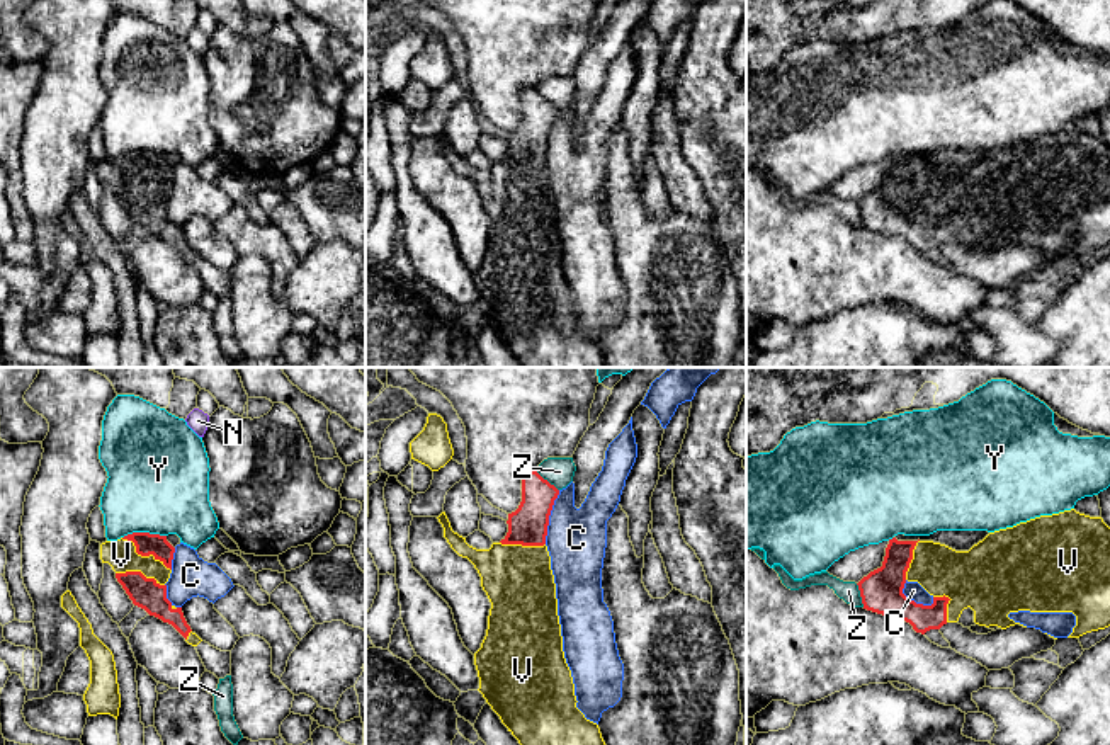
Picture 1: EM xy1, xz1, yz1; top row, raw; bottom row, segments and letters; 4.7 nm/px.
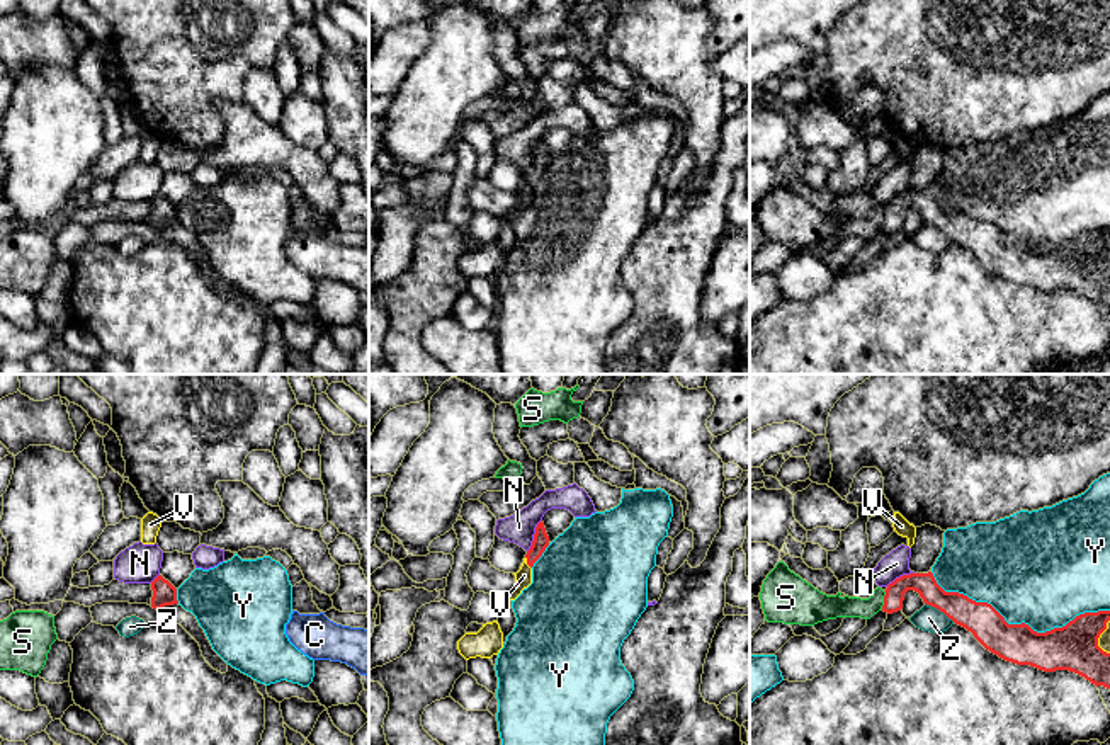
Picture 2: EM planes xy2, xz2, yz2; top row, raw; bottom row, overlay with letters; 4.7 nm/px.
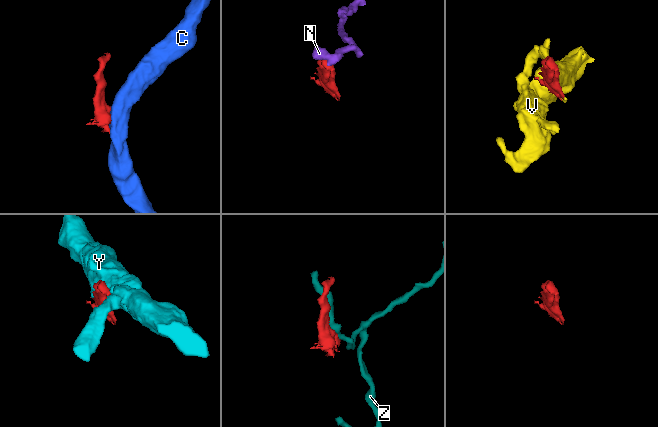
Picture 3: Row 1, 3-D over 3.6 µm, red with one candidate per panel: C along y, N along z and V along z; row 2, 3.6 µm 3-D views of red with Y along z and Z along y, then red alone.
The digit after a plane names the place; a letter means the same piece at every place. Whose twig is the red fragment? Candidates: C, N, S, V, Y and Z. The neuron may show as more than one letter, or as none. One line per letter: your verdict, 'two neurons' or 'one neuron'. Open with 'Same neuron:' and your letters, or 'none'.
Same neuron: V
C: two neurons
N: two neurons
S: two neurons
V: one neuron
Y: two neurons
Z: two neurons

